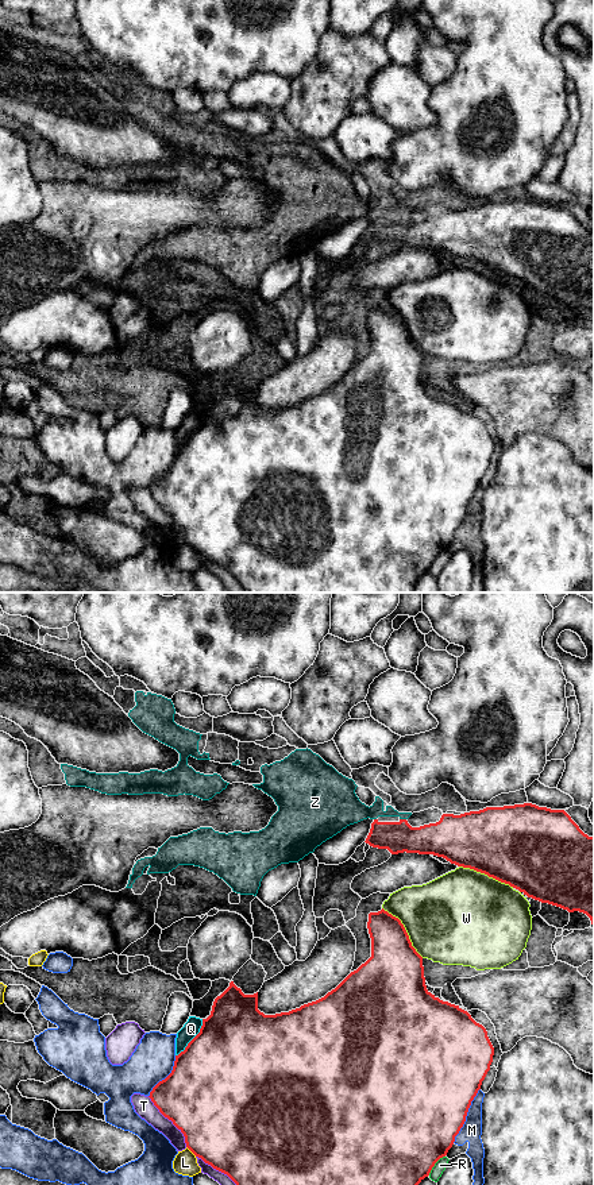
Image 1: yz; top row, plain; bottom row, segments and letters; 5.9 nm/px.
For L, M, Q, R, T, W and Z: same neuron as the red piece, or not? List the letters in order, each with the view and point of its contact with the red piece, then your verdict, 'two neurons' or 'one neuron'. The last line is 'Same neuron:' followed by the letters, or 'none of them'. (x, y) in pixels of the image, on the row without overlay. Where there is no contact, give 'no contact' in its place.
L: yz (192, 547) | two neurons
M: yz (466, 510) | two neurons
Q: yz (193, 433) | two neurons
R: yz (434, 560) | two neurons
T: yz (170, 514) | two neurons
W: yz (405, 325) | two neurons
Z: yz (402, 215) | two neurons
Same neuron: none of them

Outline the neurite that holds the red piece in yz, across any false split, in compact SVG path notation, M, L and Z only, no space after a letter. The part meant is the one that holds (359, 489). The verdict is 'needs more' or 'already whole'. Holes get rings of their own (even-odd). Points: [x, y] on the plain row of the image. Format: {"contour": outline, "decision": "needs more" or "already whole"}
{"contour": "M383 304L369 309L371 352L324 393L275 410L258 405L258 387L244 390L234 377L215 394L200 428L176 451L171 468L150 487L159 507L184 529L186 543L213 564L227 570L246 592L412 592L435 559L447 551L466 517L471 497L481 485L494 443L486 424L459 401L443 397L425 381L423 352L412 341L401 316Z", "decision": "already whole"}

